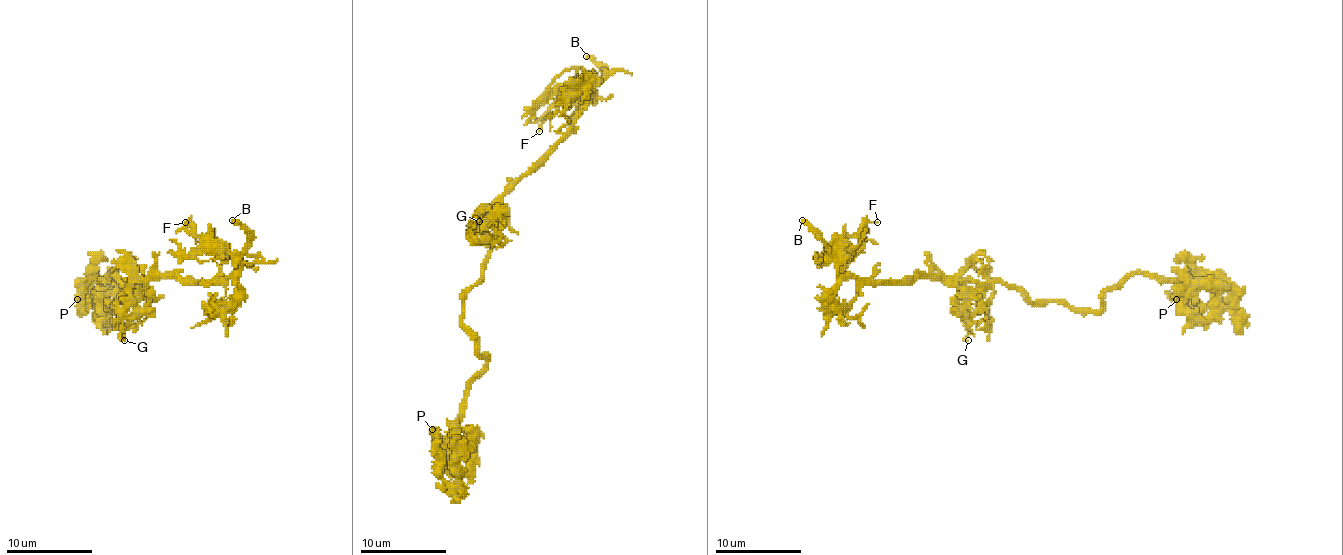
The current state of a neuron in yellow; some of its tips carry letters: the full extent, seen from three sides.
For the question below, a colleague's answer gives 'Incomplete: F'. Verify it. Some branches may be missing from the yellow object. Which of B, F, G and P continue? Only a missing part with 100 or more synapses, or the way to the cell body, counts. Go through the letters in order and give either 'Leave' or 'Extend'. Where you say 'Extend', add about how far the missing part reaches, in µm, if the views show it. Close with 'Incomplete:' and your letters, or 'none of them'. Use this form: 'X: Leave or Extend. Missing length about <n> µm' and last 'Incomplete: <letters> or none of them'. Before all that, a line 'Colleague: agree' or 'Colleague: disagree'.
Colleague: disagree
B: Extend. Missing length about 50 µm
F: Leave
G: Leave
P: Leave
Incomplete: B

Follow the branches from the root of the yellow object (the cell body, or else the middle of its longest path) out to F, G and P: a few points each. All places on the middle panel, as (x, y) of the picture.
F: (479, 279), (500, 227), (498, 200), (569, 129), (589, 96), (556, 103), (539, 131)
G: (479, 279), (490, 253), (485, 236), (468, 227), (470, 221), (479, 221)
P: (479, 279), (466, 294), (462, 322), (485, 369), (470, 384), (458, 442), (449, 449), (432, 429)

